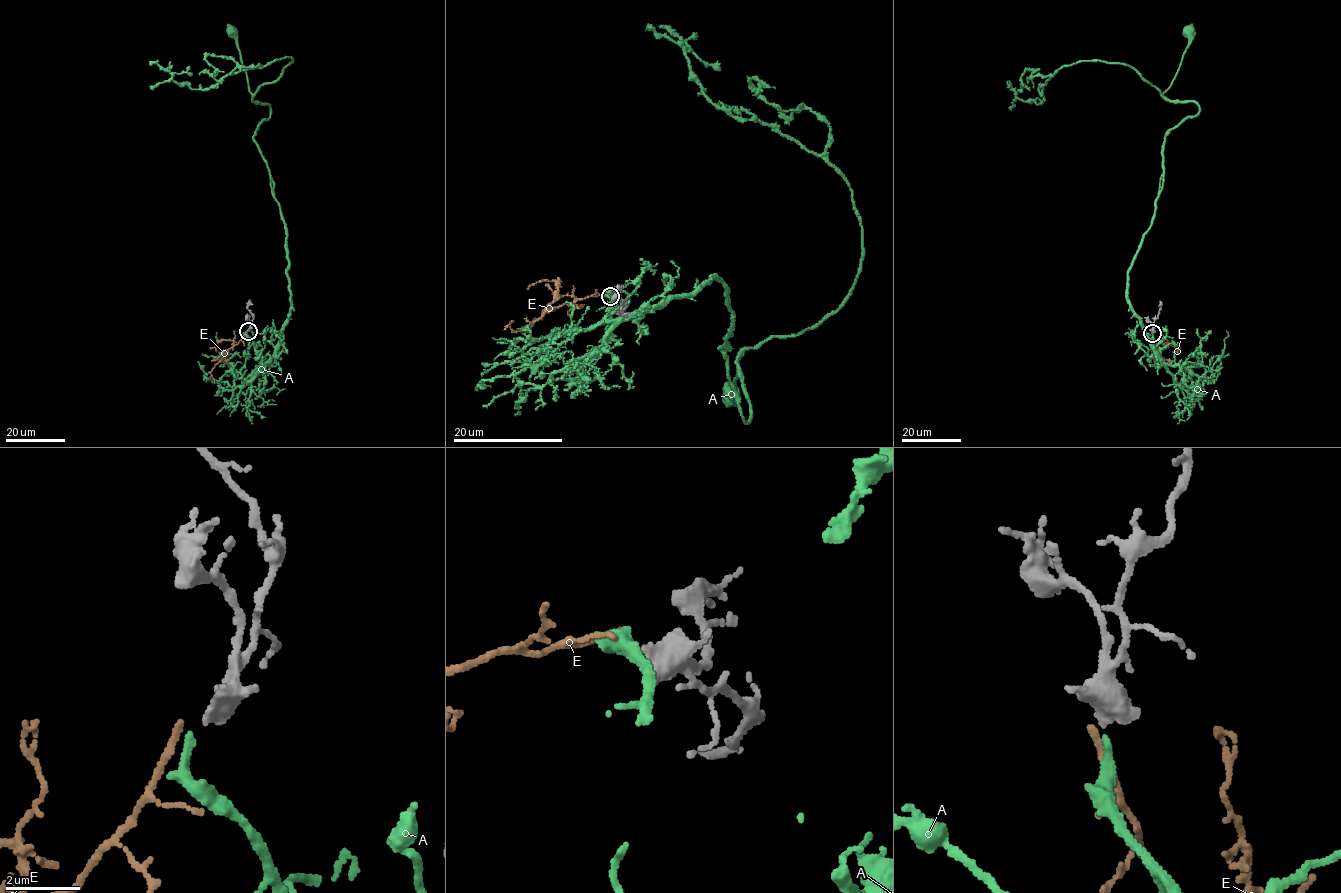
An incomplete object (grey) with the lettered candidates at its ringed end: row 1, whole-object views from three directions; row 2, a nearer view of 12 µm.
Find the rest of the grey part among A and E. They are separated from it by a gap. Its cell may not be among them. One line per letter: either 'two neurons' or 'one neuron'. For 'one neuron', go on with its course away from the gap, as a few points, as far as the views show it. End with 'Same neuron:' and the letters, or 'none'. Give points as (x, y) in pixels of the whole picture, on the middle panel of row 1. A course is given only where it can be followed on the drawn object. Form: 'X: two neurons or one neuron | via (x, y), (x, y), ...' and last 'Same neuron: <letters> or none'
A: one neuron | via (608, 295), (606, 318), (626, 321), (723, 280), (734, 314), (720, 349), (748, 421), (742, 350), (730, 393)
E: two neurons
Same neuron: A

